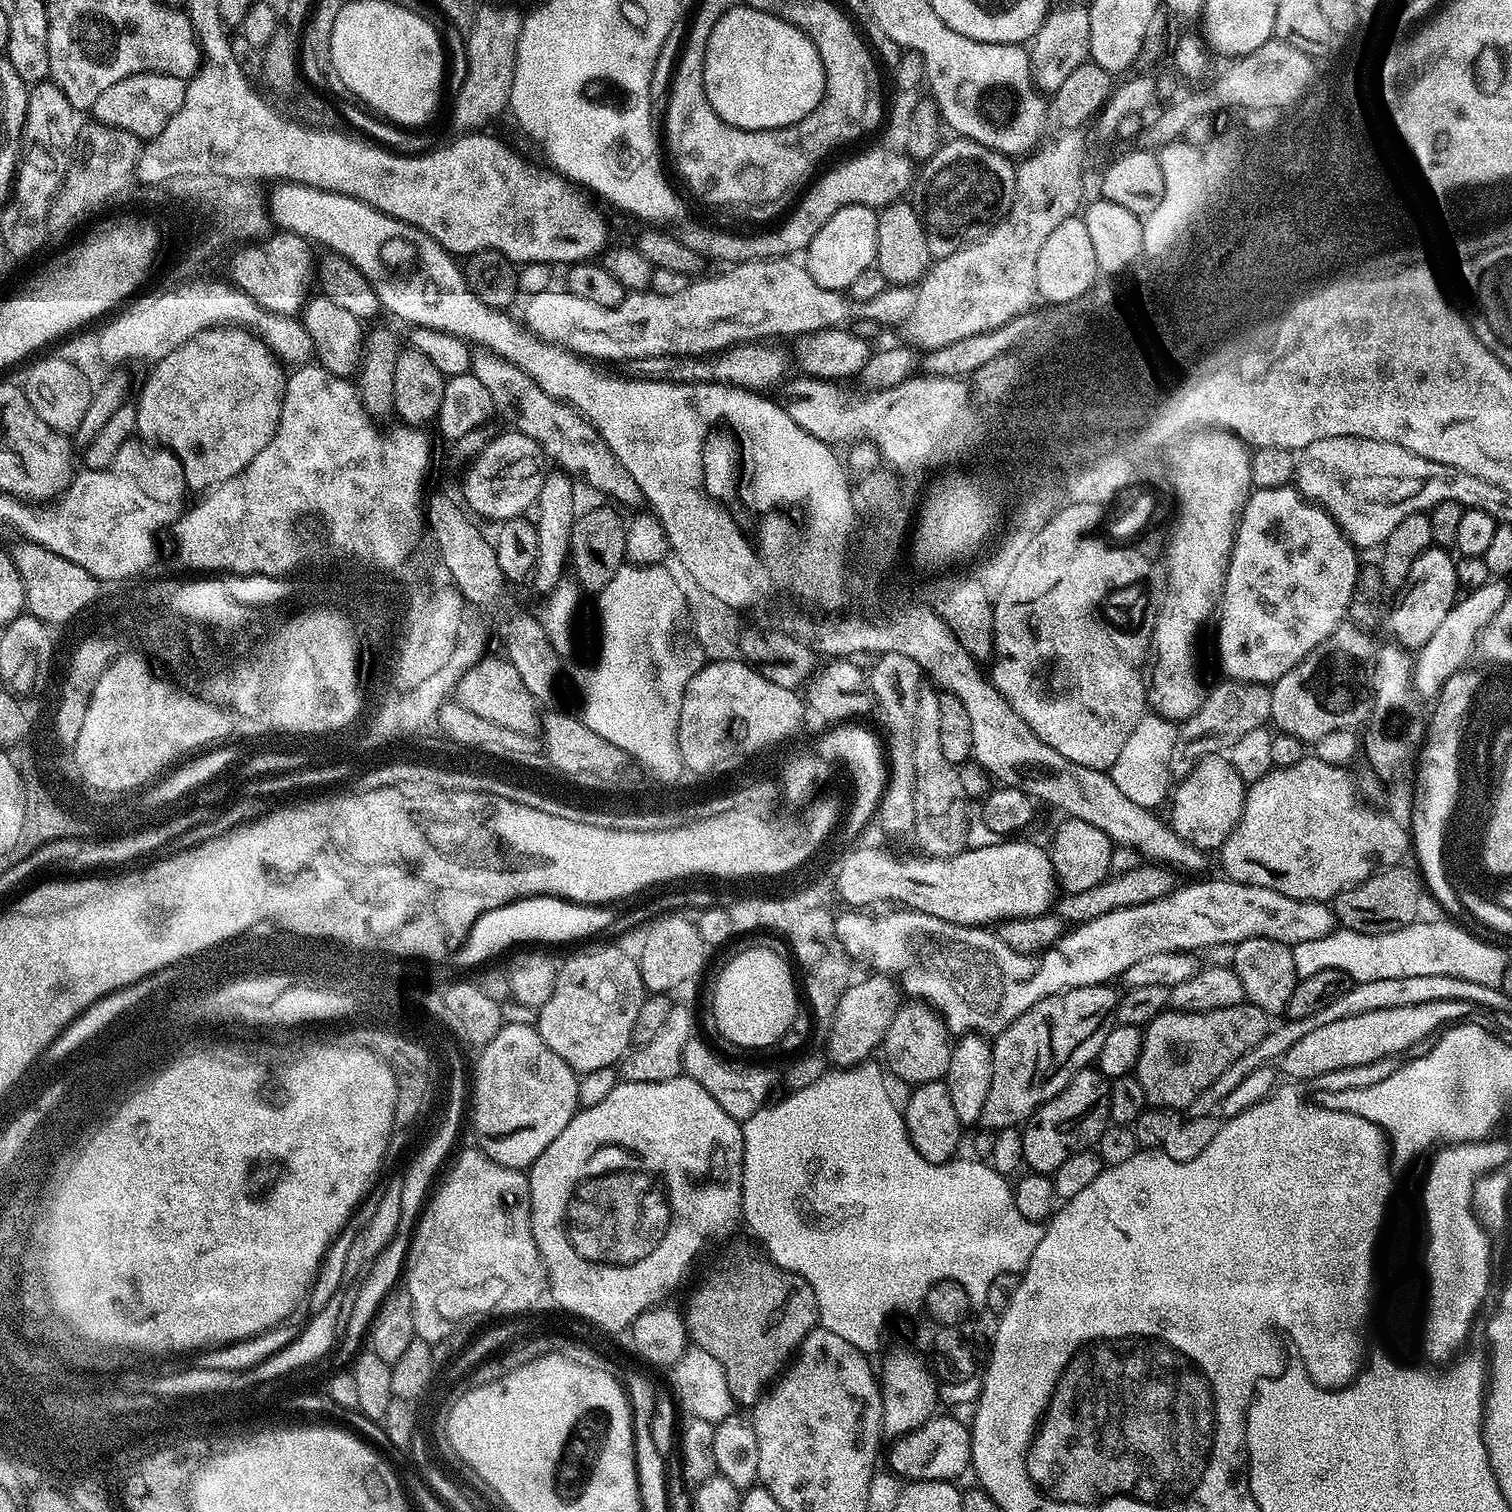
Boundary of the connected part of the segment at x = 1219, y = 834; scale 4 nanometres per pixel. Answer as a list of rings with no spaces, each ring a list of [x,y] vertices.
[[[1210,755],[1197,762],[1187,777],[1175,785],[1170,796],[1172,802],[1172,828],[1188,844],[1201,850],[1219,849],[1236,828],[1244,809],[1244,779],[1230,766],[1227,755]]]

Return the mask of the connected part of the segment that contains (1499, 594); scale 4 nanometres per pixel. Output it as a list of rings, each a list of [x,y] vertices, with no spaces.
[[[1489,578],[1486,586],[1478,586],[1478,590],[1461,595],[1456,605],[1446,614],[1446,619],[1434,630],[1430,642],[1419,649],[1414,656],[1414,683],[1417,692],[1424,698],[1436,698],[1440,688],[1448,678],[1461,671],[1469,634],[1486,627],[1489,622],[1506,606],[1506,598],[1510,595],[1509,581],[1504,578]]]

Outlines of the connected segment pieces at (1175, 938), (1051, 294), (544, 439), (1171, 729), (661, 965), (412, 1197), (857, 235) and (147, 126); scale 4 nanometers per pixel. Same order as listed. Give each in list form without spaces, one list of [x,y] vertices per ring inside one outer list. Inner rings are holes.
[[[1219,878],[1220,880],[1208,880],[1202,884],[1188,884],[1185,888],[1180,886],[1173,887],[1168,895],[1151,900],[1145,904],[1135,904],[1129,908],[1115,908],[1110,914],[1102,914],[1102,918],[1094,918],[1085,924],[1077,924],[1071,930],[1065,931],[1056,943],[1044,949],[1039,954],[1033,954],[1023,958],[1018,958],[1017,952],[1010,950],[1010,946],[1006,946],[1006,942],[1002,942],[996,936],[995,931],[989,930],[984,926],[969,926],[967,924],[951,924],[942,918],[934,918],[930,914],[922,914],[911,910],[892,910],[896,912],[888,912],[885,916],[860,916],[859,911],[844,910],[839,917],[835,917],[835,933],[836,940],[844,947],[849,957],[853,961],[861,960],[864,964],[872,967],[873,973],[889,978],[895,978],[898,981],[898,988],[901,993],[904,992],[910,996],[908,998],[919,998],[928,1008],[935,1010],[942,1017],[945,1024],[948,1025],[948,1031],[952,1034],[976,1034],[979,1033],[984,1038],[995,1038],[1010,1027],[1019,1016],[1030,1010],[1030,1006],[1034,1006],[1038,1002],[1045,1000],[1047,996],[1057,996],[1059,992],[1068,992],[1071,988],[1081,988],[1082,986],[1094,986],[1095,984],[1106,984],[1123,977],[1126,970],[1130,970],[1130,966],[1134,966],[1134,962],[1142,962],[1142,958],[1150,958],[1150,954],[1166,954],[1167,952],[1190,952],[1195,953],[1196,948],[1212,948],[1215,944],[1228,944],[1227,946],[1235,946],[1250,938],[1270,938],[1274,942],[1282,942],[1289,946],[1301,944],[1302,942],[1314,942],[1314,938],[1326,938],[1326,934],[1330,934],[1337,927],[1336,915],[1333,909],[1327,903],[1318,900],[1295,900],[1286,894],[1278,894],[1278,890],[1270,890],[1262,886],[1250,886],[1249,884],[1239,884],[1236,880],[1227,878]]]
[[[1079,215],[1066,218],[1046,238],[1042,251],[1038,253],[1036,267],[1036,291],[1039,299],[1049,300],[1052,304],[1065,306],[1086,294],[1097,283],[1098,269],[1094,258],[1094,245],[1090,243],[1090,234],[1086,222]]]
[[[487,350],[473,351],[471,374],[478,378],[478,382],[482,382],[482,386],[486,386],[493,409],[497,413],[501,412],[512,423],[509,425],[515,431],[526,434],[526,438],[534,438],[545,457],[551,463],[552,460],[556,463],[553,465],[557,469],[563,470],[577,481],[585,480],[594,491],[609,496],[613,500],[609,501],[621,509],[636,508],[645,503],[638,482],[630,478],[630,470],[626,470],[626,466],[618,462],[618,458],[612,453],[610,446],[606,446],[598,430],[572,405],[555,400],[522,370]]]
[[[1146,714],[1134,728],[1133,734],[1130,734],[1125,748],[1118,754],[1116,763],[1108,772],[1115,786],[1130,802],[1154,810],[1169,797],[1172,786],[1170,754],[1174,748],[1177,731],[1177,725],[1173,721],[1159,714]]]
[[[665,914],[647,925],[648,933],[640,944],[638,963],[642,982],[649,993],[672,994],[675,988],[694,979],[704,968],[706,945],[702,942],[702,934],[698,934],[695,923],[684,916],[687,915]]]
[[[416,1184],[404,1190],[401,1199],[402,1214],[398,1218],[398,1230],[394,1234],[394,1238],[390,1238],[390,1242],[372,1261],[367,1276],[364,1277],[360,1287],[355,1291],[354,1297],[356,1298],[351,1301],[353,1310],[350,1313],[349,1325],[346,1326],[342,1339],[334,1348],[334,1357],[336,1356],[340,1366],[351,1365],[354,1357],[361,1351],[362,1341],[368,1335],[368,1328],[372,1325],[372,1319],[378,1310],[378,1306],[386,1299],[388,1293],[401,1283],[402,1273],[408,1259],[408,1247],[412,1241],[412,1234],[416,1230],[416,1221],[420,1219],[421,1211],[429,1196],[430,1190],[428,1188],[420,1188]]]
[[[851,204],[826,222],[806,249],[806,267],[810,278],[818,282],[826,290],[844,292],[851,289],[854,278],[862,274],[862,270],[873,267],[876,262],[876,218],[877,213],[866,206]]]
[[[142,72],[124,78],[122,82],[114,82],[102,94],[98,94],[98,102],[90,109],[90,116],[97,124],[124,130],[137,136],[142,142],[152,140],[162,130],[166,130],[166,122],[182,110],[182,102],[186,98],[187,83],[182,78],[174,78],[157,72]]]

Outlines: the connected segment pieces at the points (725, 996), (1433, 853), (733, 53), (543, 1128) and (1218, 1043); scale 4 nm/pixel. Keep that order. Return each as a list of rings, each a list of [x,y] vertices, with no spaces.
[[[744,948],[724,969],[716,980],[716,989],[712,992],[712,1016],[716,1019],[716,1028],[732,1044],[740,1048],[768,1048],[779,1045],[782,1034],[790,1030],[794,1022],[798,1005],[798,980],[792,977],[792,968],[772,948]]]
[[[1428,720],[1428,731],[1424,733],[1424,742],[1420,746],[1420,754],[1418,757],[1418,763],[1416,765],[1416,775],[1414,777],[1414,796],[1416,792],[1416,801],[1412,804],[1412,828],[1410,824],[1410,844],[1414,849],[1414,856],[1416,852],[1416,860],[1420,863],[1418,865],[1419,875],[1422,877],[1422,884],[1425,889],[1430,893],[1432,891],[1432,896],[1437,900],[1438,903],[1441,904],[1442,907],[1445,908],[1446,911],[1452,912],[1458,908],[1458,901],[1456,899],[1456,892],[1451,888],[1450,882],[1447,881],[1446,875],[1443,874],[1443,868],[1440,865],[1440,840],[1441,840],[1441,832],[1442,826],[1444,826],[1444,820],[1446,820],[1446,810],[1449,810],[1450,806],[1452,806],[1453,796],[1456,793],[1456,776],[1452,776],[1452,740],[1456,740],[1456,736],[1452,736],[1452,732],[1444,732],[1444,724],[1440,724],[1440,728],[1436,728],[1436,724],[1432,723]]]
[[[732,6],[720,13],[714,30],[710,30],[710,42],[706,42],[704,88],[718,118],[742,131],[766,131],[788,127],[814,111],[823,98],[824,67],[814,42],[800,28],[761,8]]]
[[[504,1024],[498,1034],[479,1049],[480,1057],[476,1060],[476,1081],[470,1084],[470,1112],[472,1124],[480,1135],[479,1147],[494,1162],[507,1168],[531,1169],[532,1164],[566,1130],[566,1126],[581,1107],[578,1094],[579,1079],[546,1042],[542,1042],[540,1033],[533,1025]]]
[[[1247,1002],[1205,1012],[1165,1010],[1144,1028],[1142,1054],[1136,1063],[1135,1077],[1149,1105],[1165,1110],[1184,1110],[1230,1062],[1238,1062],[1270,1030],[1269,1013]]]

